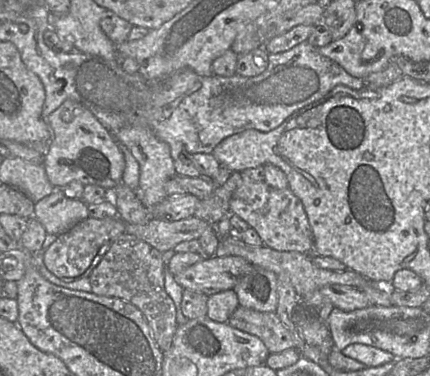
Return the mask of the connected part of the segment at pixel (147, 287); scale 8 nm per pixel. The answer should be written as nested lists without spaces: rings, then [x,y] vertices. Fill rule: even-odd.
[[[124,233],[110,242],[107,252],[89,276],[92,293],[122,299],[144,314],[162,352],[171,346],[178,325],[174,301],[165,290],[165,267],[162,252],[138,237]]]

